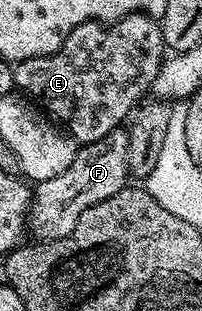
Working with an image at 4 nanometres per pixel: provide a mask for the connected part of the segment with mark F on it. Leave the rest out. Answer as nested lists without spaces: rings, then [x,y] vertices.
[[[126,129],[114,130],[101,136],[101,140],[80,145],[76,158],[65,172],[45,179],[34,187],[31,209],[25,223],[29,234],[35,237],[32,239],[44,243],[69,236],[69,232],[77,228],[81,212],[85,212],[85,208],[93,208],[93,204],[101,204],[101,200],[109,200],[109,196],[117,196],[117,192],[128,185],[130,173],[131,141]]]

